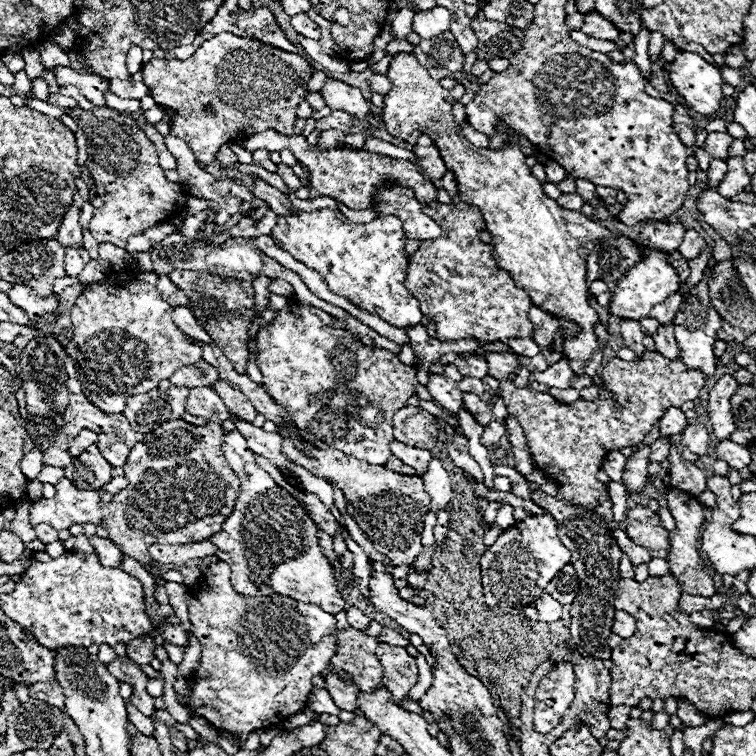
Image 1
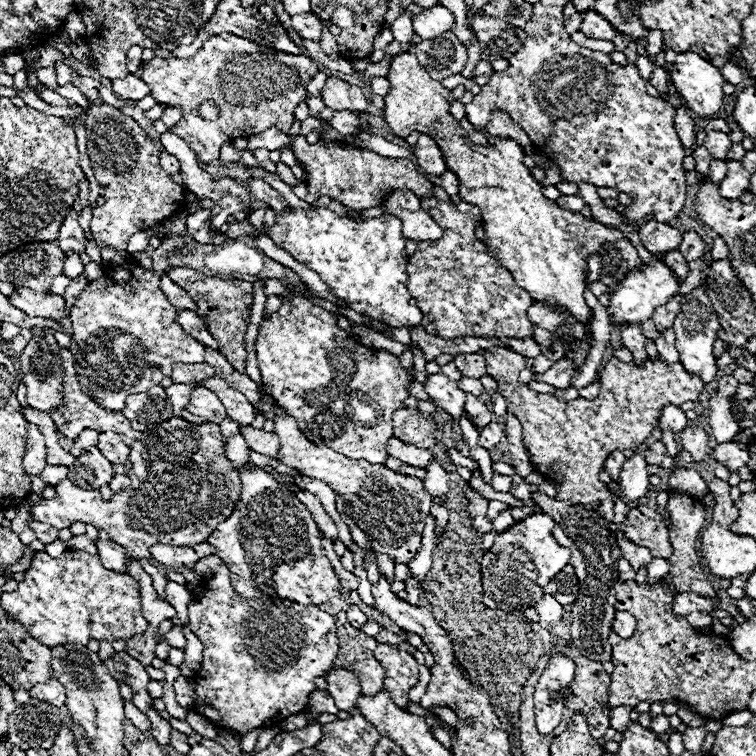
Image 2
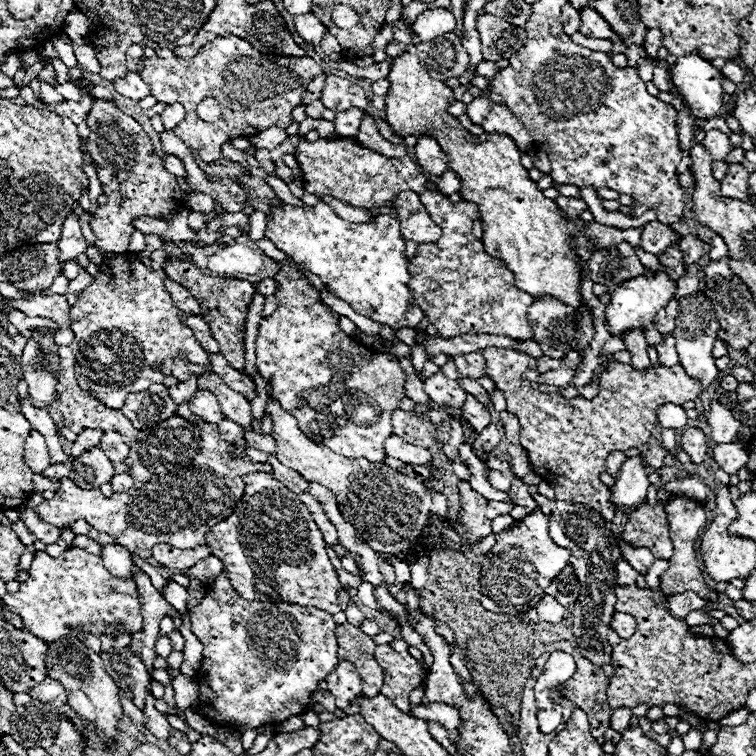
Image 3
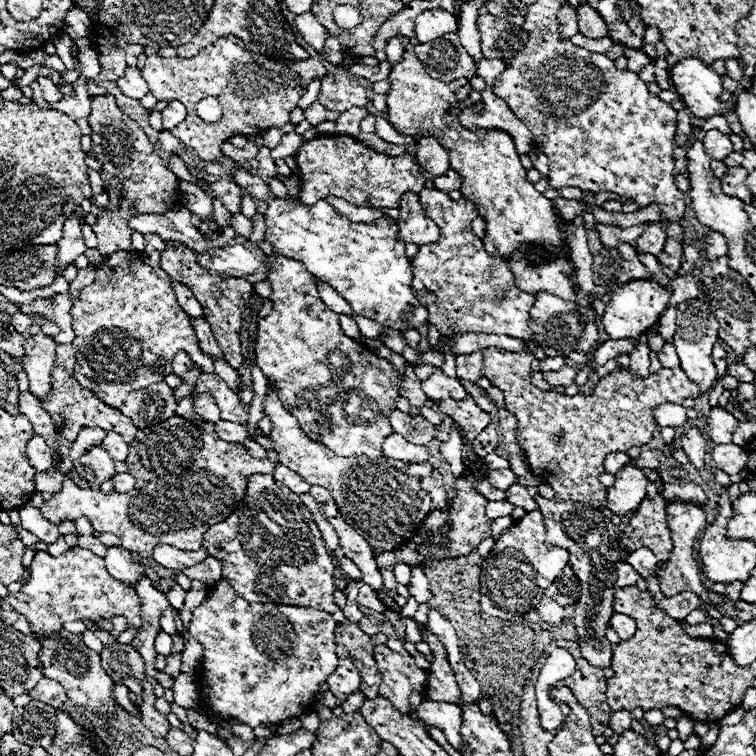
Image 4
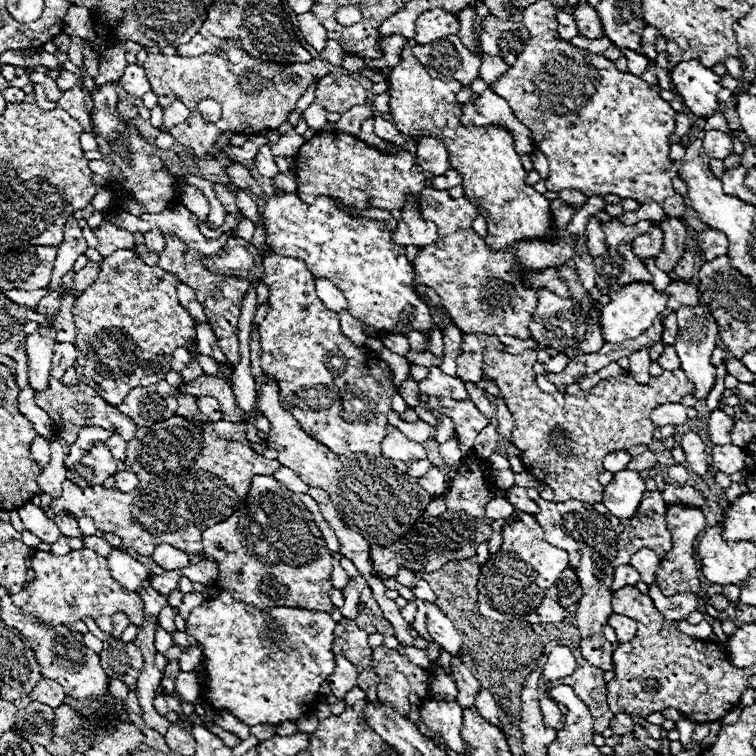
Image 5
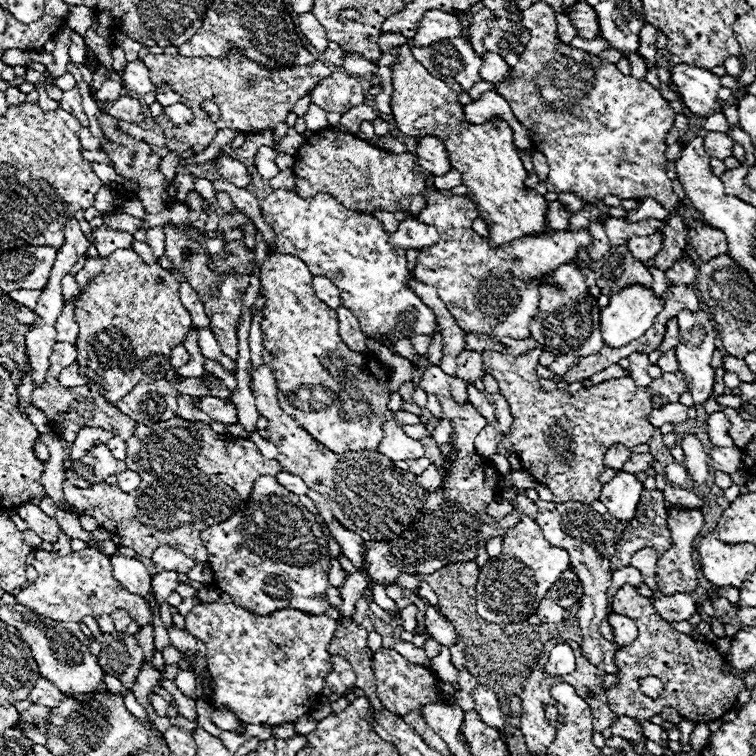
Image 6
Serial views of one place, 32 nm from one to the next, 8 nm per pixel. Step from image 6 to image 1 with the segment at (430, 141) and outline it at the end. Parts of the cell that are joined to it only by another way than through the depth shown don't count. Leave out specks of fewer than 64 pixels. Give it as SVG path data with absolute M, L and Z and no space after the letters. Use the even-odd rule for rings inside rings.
M422 134L416 146L412 148L412 152L418 156L418 166L422 166L430 178L442 178L446 174L446 166L440 156L440 150L434 146L430 136Z

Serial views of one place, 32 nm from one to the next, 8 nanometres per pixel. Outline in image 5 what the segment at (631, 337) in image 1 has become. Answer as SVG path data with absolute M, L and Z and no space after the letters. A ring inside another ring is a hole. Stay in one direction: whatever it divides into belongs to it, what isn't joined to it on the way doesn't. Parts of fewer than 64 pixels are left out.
M646 348L630 354L628 358L630 358L630 368L628 368L628 372L634 376L634 380L638 380L638 384L648 384L648 380L650 380L648 366L650 366L652 362L650 362L650 356L648 356Z

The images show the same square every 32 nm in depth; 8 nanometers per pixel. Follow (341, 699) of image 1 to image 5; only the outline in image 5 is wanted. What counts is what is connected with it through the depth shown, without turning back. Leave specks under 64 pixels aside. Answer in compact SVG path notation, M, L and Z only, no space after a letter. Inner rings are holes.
M336 656L336 668L334 672L326 678L326 684L330 686L332 694L338 698L344 698L346 692L350 692L356 686L356 668L344 658L344 656Z

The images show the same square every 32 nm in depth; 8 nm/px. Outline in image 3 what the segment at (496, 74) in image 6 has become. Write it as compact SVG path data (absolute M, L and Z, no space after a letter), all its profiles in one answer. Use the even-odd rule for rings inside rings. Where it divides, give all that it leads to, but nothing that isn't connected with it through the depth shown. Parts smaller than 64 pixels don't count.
M482 60L478 66L476 66L476 76L484 76L488 80L492 80L496 74L498 74L498 64L496 62L488 62L488 60Z

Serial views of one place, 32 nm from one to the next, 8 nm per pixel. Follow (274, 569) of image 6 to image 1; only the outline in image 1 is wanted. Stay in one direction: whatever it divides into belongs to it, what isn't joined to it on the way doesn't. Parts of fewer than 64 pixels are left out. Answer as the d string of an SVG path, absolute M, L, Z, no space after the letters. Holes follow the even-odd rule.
M238 430L222 436L222 448L230 468L240 478L240 494L234 512L210 540L218 548L216 556L226 562L234 574L234 590L242 592L242 596L278 592L294 600L318 604L330 614L346 610L348 604L338 592L338 580L332 574L328 558L322 554L318 528L306 508L254 462L252 450Z

